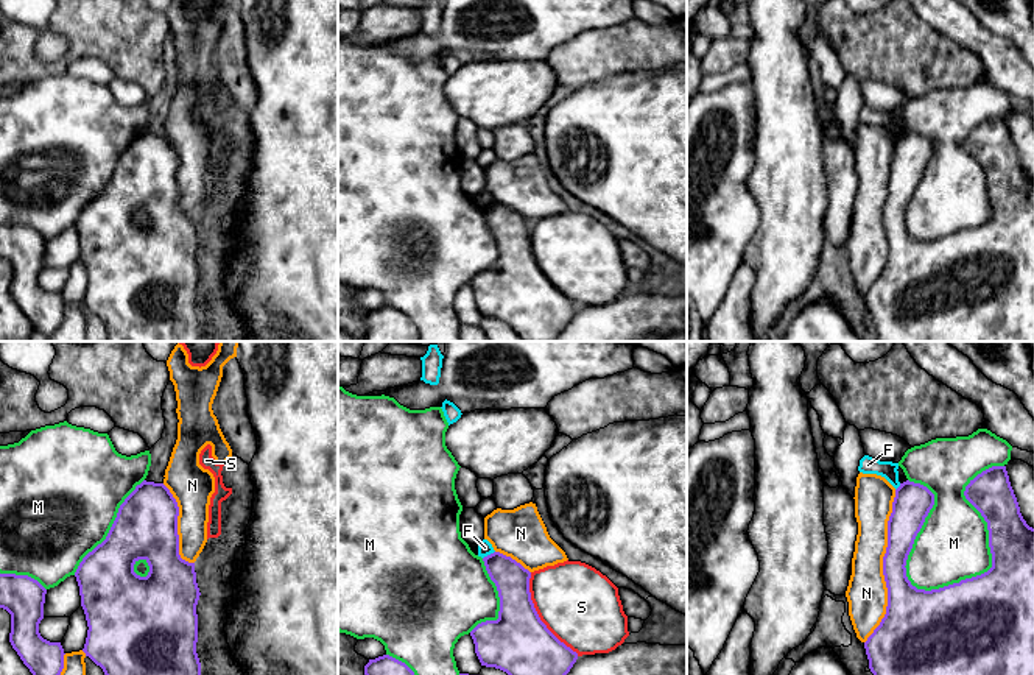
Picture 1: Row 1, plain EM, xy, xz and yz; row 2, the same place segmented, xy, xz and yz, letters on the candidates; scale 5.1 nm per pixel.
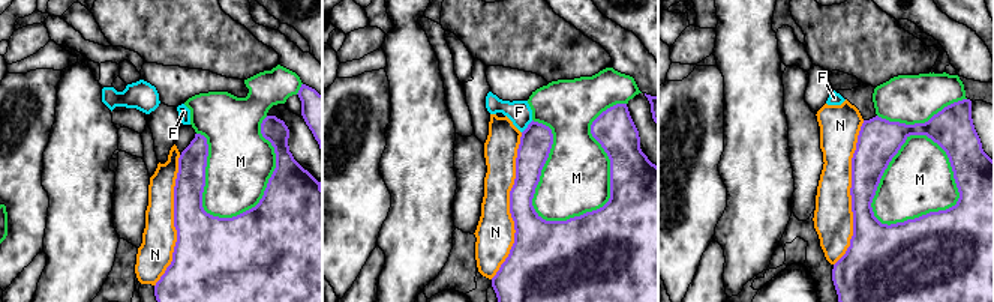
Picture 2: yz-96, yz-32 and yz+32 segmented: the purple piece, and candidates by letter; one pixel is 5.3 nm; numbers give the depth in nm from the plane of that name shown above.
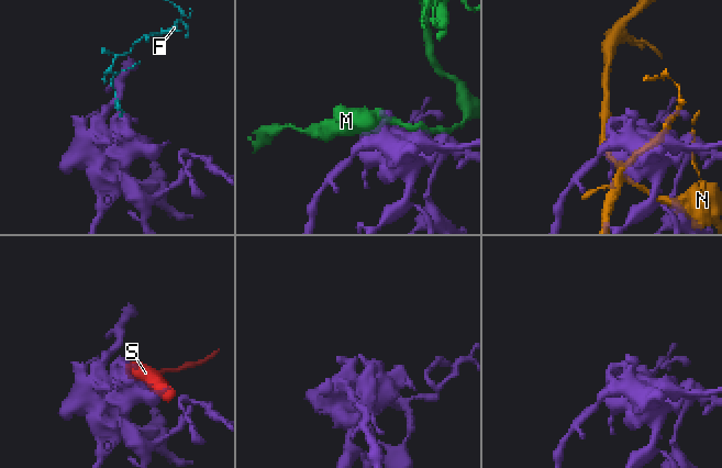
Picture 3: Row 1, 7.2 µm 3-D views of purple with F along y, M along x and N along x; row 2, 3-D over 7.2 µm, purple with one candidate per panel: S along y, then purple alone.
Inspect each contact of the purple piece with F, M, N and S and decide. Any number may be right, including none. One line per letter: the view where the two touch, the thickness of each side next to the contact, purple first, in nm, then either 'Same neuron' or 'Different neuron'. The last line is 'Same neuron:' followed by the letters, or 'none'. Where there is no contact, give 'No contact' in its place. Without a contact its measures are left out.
F: Touches purple in xz. Thickness 180 nm (purple) against 80 nm. Different neuron
M: Touches purple in yz. Thickness 280 nm (purple) against 360 nm. Different neuron
N: Touches purple in yz. Thickness 220 nm (purple) against 200 nm. Different neuron
S: Touches purple in xz. Thickness 320 nm (purple) against 400 nm. Different neuron
Same neuron: none

